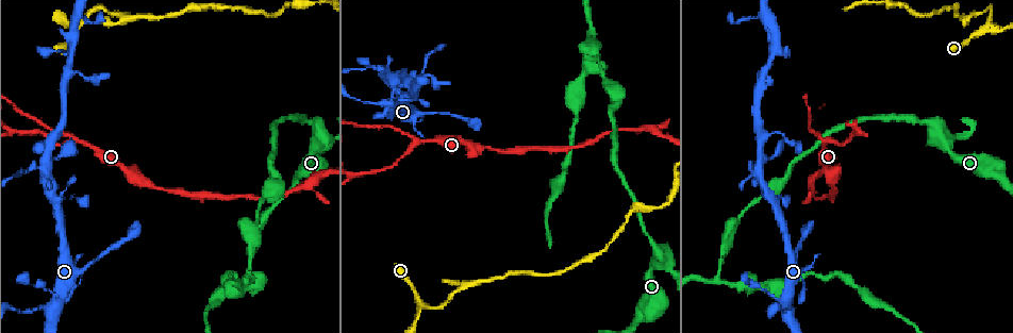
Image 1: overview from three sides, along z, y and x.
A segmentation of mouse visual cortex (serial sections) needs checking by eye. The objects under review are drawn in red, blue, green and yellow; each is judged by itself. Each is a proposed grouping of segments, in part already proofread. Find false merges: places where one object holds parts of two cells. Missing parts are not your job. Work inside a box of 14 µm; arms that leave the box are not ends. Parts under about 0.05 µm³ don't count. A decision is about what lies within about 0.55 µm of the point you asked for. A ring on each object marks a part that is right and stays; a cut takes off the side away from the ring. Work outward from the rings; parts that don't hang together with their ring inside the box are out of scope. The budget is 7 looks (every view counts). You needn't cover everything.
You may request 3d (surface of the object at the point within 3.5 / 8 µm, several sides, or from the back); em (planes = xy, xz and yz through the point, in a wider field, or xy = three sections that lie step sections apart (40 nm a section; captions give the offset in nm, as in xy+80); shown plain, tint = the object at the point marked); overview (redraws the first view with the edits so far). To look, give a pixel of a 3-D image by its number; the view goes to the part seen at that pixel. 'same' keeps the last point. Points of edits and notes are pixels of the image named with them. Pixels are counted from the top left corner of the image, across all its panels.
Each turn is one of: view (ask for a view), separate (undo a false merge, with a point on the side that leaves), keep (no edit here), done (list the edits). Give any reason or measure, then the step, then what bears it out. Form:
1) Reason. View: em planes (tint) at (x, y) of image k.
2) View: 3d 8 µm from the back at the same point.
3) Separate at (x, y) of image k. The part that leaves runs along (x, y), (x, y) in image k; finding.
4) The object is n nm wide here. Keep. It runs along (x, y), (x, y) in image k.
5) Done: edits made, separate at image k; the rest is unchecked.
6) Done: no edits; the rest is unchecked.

View: 3d 3.5 µm at (981, 29) of image 1.

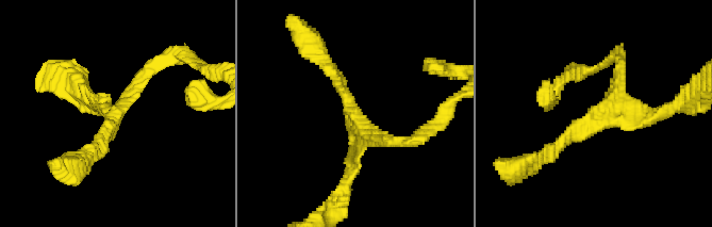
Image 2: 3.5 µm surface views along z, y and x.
3 arms meet here; the arms are 200, 200, 200 nm wide; now the EM. View: em xy step 5 (tint) at (114, 119) of image 2.

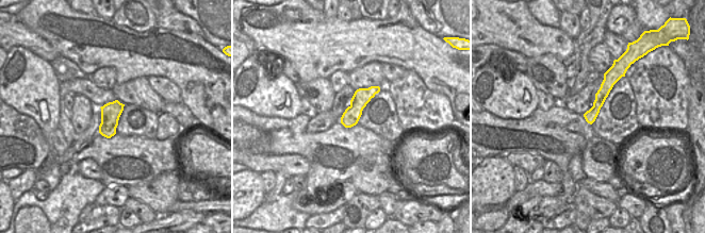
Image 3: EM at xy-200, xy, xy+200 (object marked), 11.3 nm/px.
Cut it another way. View: em xy step 2 (tint) at the same point.

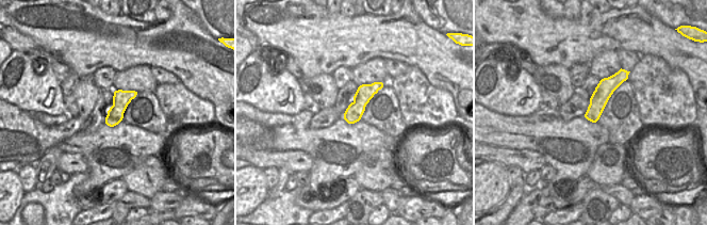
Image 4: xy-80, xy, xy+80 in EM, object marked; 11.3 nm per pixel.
The object is 190 nm wide here. Keep. It runs along (623, 77), (599, 97), (590, 117) in image 4; all the same cell.

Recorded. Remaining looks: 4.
Three arms meet. View: em xy step 3 (tint) at (823, 141) of image 1.

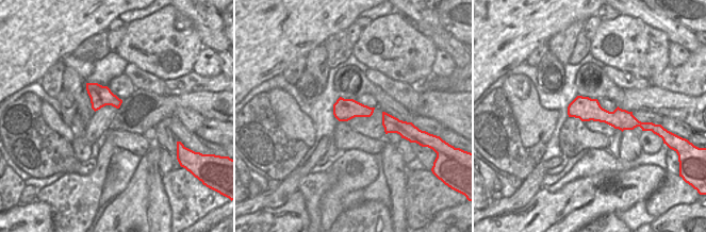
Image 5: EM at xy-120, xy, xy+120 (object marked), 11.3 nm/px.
Wider look. View: 3d 3.5 µm from the back at the same point.

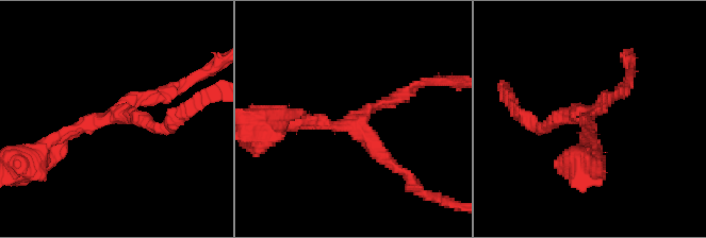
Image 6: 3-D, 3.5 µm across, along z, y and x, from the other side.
The object is 260 nm wide here. Keep. It runs along (288, 122), (354, 125), (403, 171) in image 6; all the same cell.

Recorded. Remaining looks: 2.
Sharp bend. View: 3d 3.5 µm at (384, 78) of image 1.

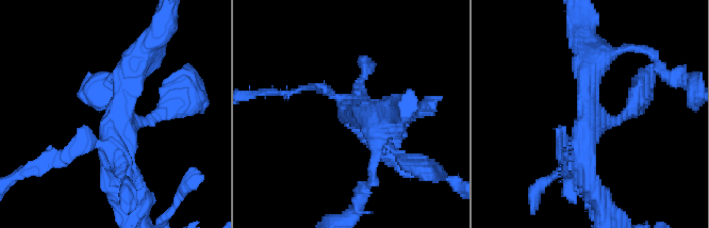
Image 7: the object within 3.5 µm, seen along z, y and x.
4 arms meet here; the arms are 150, 150, 350, 350 nm wide. View: em xy step 3 (tint) at (588, 129) of image 7.

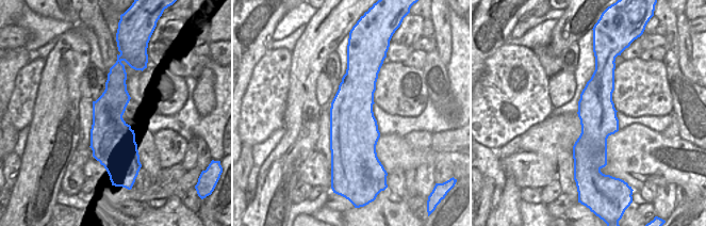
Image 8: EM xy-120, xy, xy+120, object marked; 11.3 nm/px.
Keep. Continuous, no second cell.

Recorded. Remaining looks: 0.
Done: no edits; the rest is unchecked.

